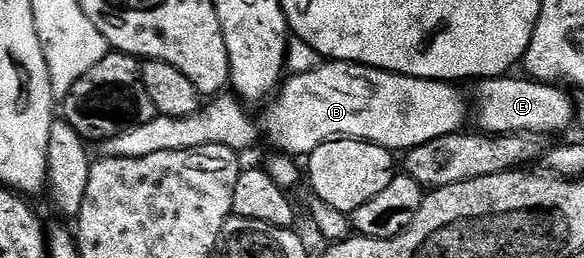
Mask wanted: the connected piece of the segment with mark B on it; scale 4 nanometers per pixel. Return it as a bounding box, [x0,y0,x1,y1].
[265,60,468,156]

